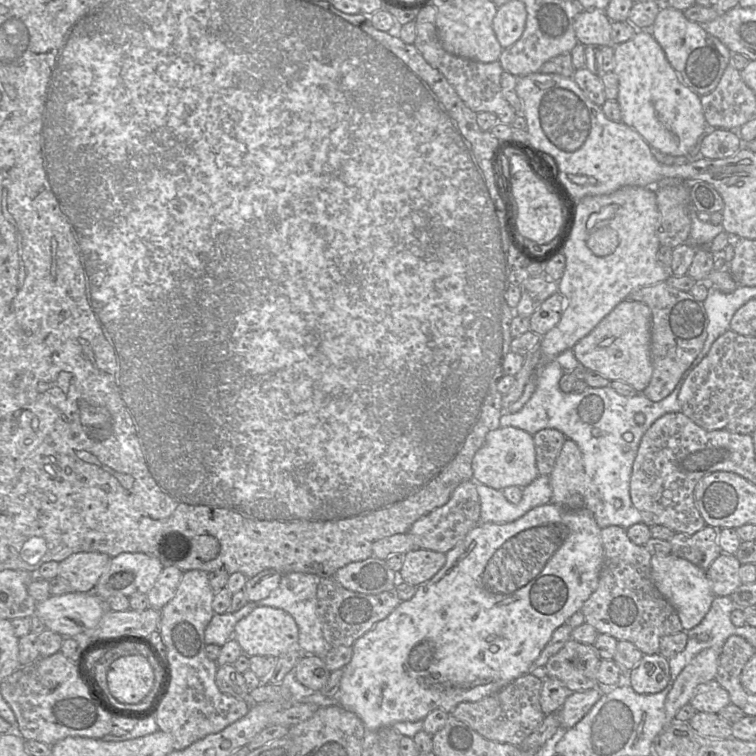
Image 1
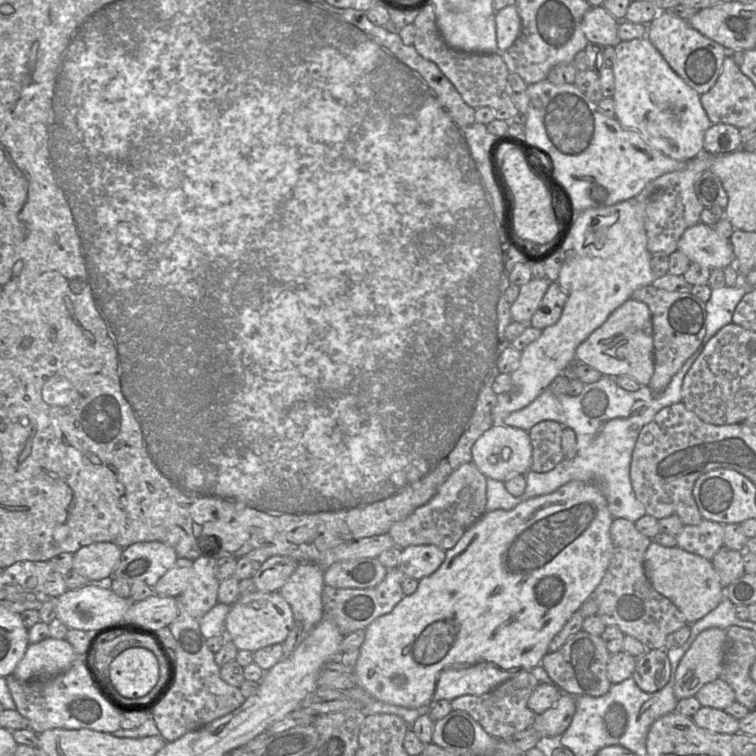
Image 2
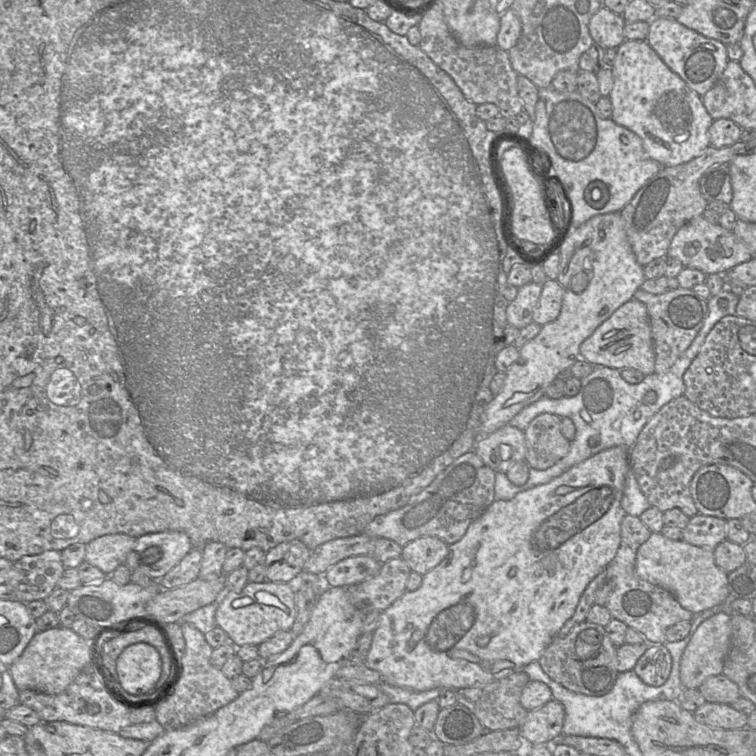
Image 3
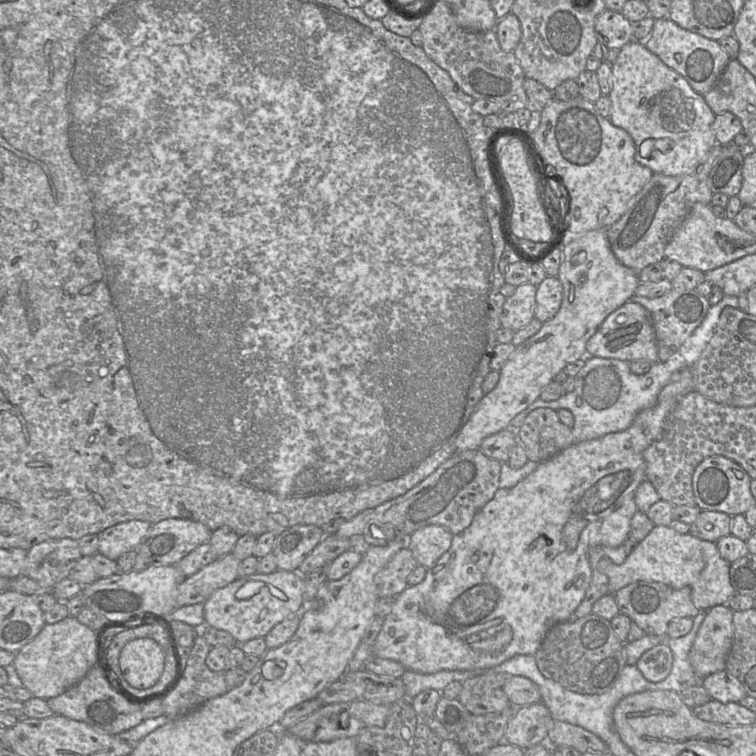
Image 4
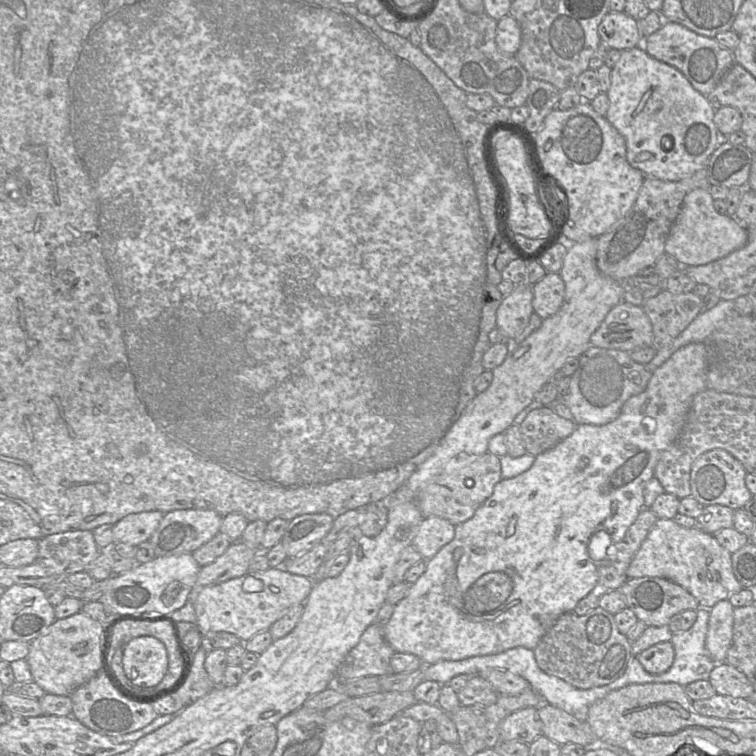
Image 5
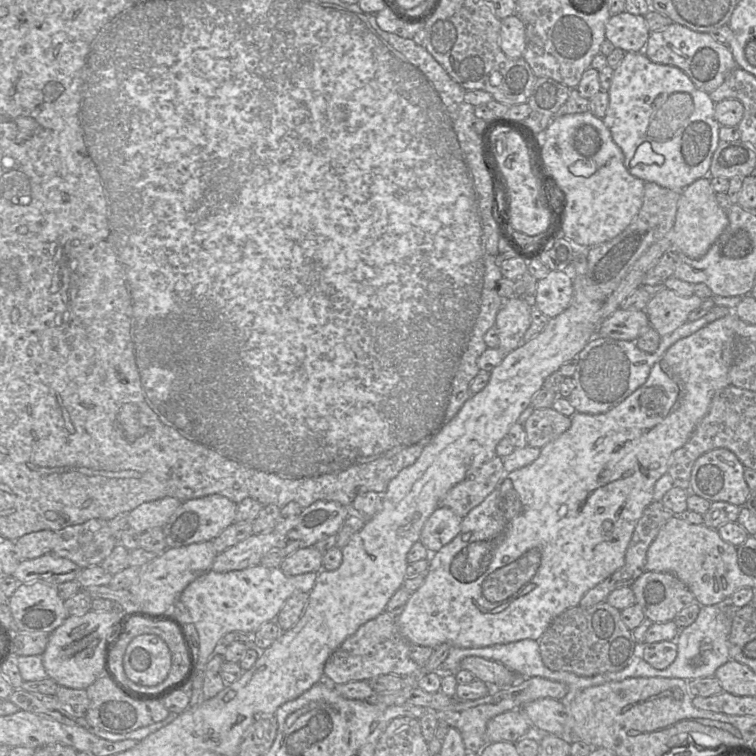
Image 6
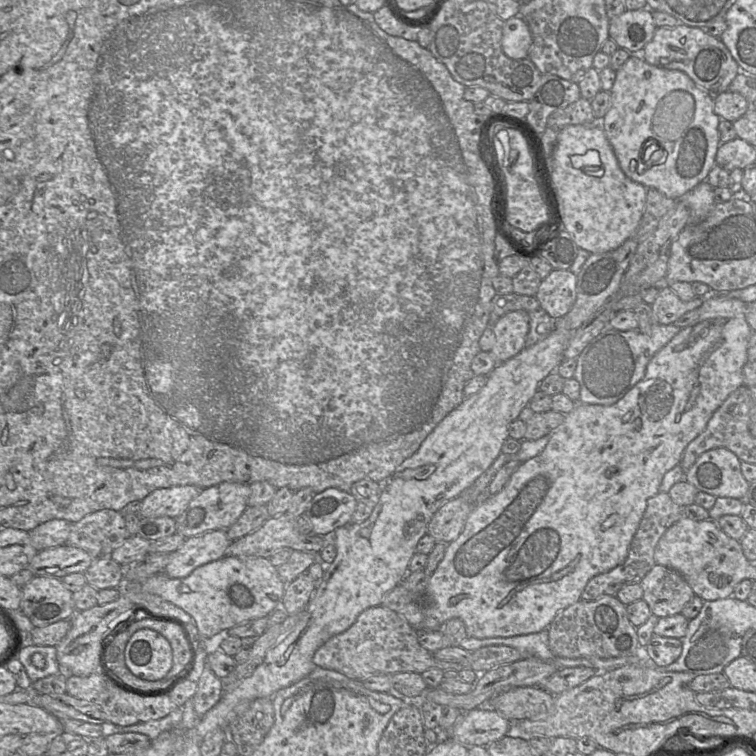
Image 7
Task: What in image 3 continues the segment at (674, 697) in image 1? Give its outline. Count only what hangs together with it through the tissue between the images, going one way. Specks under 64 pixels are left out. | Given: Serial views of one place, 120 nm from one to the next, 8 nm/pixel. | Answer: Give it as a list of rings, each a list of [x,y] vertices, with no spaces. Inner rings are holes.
[[[725,612],[714,614],[698,626],[680,660],[680,679],[686,689],[699,689],[707,678],[723,672],[730,639],[731,615]]]

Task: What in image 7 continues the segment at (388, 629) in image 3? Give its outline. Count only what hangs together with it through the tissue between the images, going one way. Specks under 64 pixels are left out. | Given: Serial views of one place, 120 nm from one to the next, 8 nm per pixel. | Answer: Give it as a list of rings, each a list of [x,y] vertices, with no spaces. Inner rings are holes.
[[[711,297],[699,307],[699,317],[682,328],[675,337],[661,348],[649,361],[644,377],[636,383],[621,399],[611,405],[576,403],[574,409],[565,415],[564,422],[551,434],[550,439],[537,456],[522,462],[511,475],[504,488],[474,505],[460,535],[446,548],[444,558],[432,574],[425,597],[425,617],[423,631],[439,630],[452,618],[460,618],[468,637],[492,638],[512,637],[538,633],[547,629],[555,616],[568,606],[581,600],[581,594],[588,581],[622,564],[627,555],[632,538],[636,533],[647,500],[660,492],[660,484],[667,471],[680,464],[687,445],[707,426],[714,412],[727,397],[743,385],[743,367],[747,361],[747,349],[752,329],[745,318],[747,303],[737,298]]]

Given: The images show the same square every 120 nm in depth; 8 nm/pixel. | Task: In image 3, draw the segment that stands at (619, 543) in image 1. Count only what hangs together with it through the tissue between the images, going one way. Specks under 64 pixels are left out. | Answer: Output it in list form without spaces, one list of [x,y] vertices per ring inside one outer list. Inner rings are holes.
[[[626,514],[622,519],[620,545],[615,557],[606,567],[606,580],[612,582],[612,593],[605,606],[613,619],[620,620],[637,630],[650,642],[664,644],[666,630],[680,621],[691,621],[694,614],[683,608],[670,592],[637,575],[635,569],[637,550],[651,534],[640,517]]]

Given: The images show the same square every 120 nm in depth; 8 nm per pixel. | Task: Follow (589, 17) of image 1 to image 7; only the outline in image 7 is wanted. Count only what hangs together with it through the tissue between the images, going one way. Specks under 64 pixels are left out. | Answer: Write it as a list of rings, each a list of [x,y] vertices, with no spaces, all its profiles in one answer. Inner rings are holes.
[[[649,8],[625,10],[610,19],[609,36],[616,44],[629,52],[643,49],[653,38],[657,26]]]

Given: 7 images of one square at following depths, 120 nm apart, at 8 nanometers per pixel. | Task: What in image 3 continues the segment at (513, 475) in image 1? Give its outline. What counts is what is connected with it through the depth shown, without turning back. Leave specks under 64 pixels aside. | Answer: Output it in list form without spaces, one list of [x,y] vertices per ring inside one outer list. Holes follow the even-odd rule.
[[[509,424],[504,425],[489,435],[479,436],[474,452],[495,472],[505,473],[513,464],[525,461],[524,432]]]

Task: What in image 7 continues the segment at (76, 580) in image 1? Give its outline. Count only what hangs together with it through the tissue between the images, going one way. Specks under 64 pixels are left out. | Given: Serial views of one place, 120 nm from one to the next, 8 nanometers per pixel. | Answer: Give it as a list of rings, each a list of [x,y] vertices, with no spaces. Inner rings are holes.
[[[194,485],[156,489],[141,501],[140,515],[143,518],[166,516],[175,519],[202,490]]]

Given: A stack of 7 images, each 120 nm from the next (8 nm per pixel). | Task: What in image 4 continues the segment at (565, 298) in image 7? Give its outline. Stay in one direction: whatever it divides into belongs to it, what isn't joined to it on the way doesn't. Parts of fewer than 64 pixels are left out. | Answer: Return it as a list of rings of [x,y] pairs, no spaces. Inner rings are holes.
[[[547,276],[536,290],[534,318],[542,323],[553,318],[559,311],[563,299],[563,286],[556,276]]]

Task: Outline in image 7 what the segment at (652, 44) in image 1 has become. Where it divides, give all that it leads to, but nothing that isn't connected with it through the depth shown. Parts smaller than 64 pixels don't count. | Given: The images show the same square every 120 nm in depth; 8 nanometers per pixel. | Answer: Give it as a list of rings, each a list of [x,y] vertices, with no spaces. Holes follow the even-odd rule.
[[[631,55],[616,71],[616,79],[610,90],[610,107],[600,126],[627,177],[646,188],[658,190],[668,198],[680,199],[699,183],[706,181],[709,171],[716,165],[716,154],[721,144],[720,119],[714,111],[714,95],[697,86],[686,73],[657,67]],[[648,139],[657,140],[664,149],[662,159],[653,166],[648,166],[642,159],[643,147]]]

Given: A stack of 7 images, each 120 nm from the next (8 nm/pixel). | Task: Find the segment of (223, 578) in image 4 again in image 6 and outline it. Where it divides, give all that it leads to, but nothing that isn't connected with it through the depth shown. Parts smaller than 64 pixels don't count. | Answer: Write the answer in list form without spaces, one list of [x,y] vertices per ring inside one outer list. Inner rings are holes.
[[[274,531],[265,534],[253,534],[218,554],[213,561],[211,570],[225,573],[260,565],[261,559],[271,549],[282,548],[282,541],[285,537]]]

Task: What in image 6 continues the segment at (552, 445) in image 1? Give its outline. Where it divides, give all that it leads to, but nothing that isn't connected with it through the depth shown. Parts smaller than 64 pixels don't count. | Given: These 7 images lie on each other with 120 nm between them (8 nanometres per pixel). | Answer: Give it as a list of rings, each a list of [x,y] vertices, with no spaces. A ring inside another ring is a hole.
[[[552,407],[535,409],[525,421],[527,443],[531,447],[542,448],[571,426],[571,418]]]

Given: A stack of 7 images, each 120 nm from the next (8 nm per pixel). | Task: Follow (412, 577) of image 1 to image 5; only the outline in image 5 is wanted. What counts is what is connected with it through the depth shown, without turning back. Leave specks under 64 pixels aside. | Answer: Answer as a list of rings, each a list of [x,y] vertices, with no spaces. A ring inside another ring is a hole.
[[[438,516],[423,518],[412,545],[424,560],[432,558],[455,536],[455,525]]]

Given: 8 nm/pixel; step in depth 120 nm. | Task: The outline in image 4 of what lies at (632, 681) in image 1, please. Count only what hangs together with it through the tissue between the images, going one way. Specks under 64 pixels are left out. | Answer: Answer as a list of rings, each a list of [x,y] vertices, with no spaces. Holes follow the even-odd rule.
[[[659,643],[642,654],[635,664],[643,676],[651,682],[660,682],[670,673],[673,654],[666,643]]]

